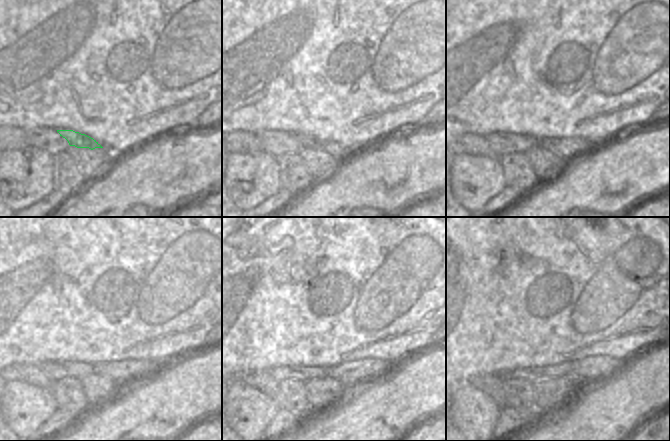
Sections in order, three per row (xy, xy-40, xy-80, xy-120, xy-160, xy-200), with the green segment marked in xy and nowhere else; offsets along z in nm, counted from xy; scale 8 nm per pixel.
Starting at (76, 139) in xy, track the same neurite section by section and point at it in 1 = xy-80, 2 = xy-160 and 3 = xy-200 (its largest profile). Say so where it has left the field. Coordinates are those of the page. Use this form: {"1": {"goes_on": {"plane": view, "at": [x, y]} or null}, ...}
{"1": {"goes_on": {"plane": "xy-80", "at": [566, 148]}}, "2": {"goes_on": {"plane": "xy-160", "at": [348, 373]}}, "3": {"goes_on": {"plane": "xy-200", "at": [593, 367]}}}

